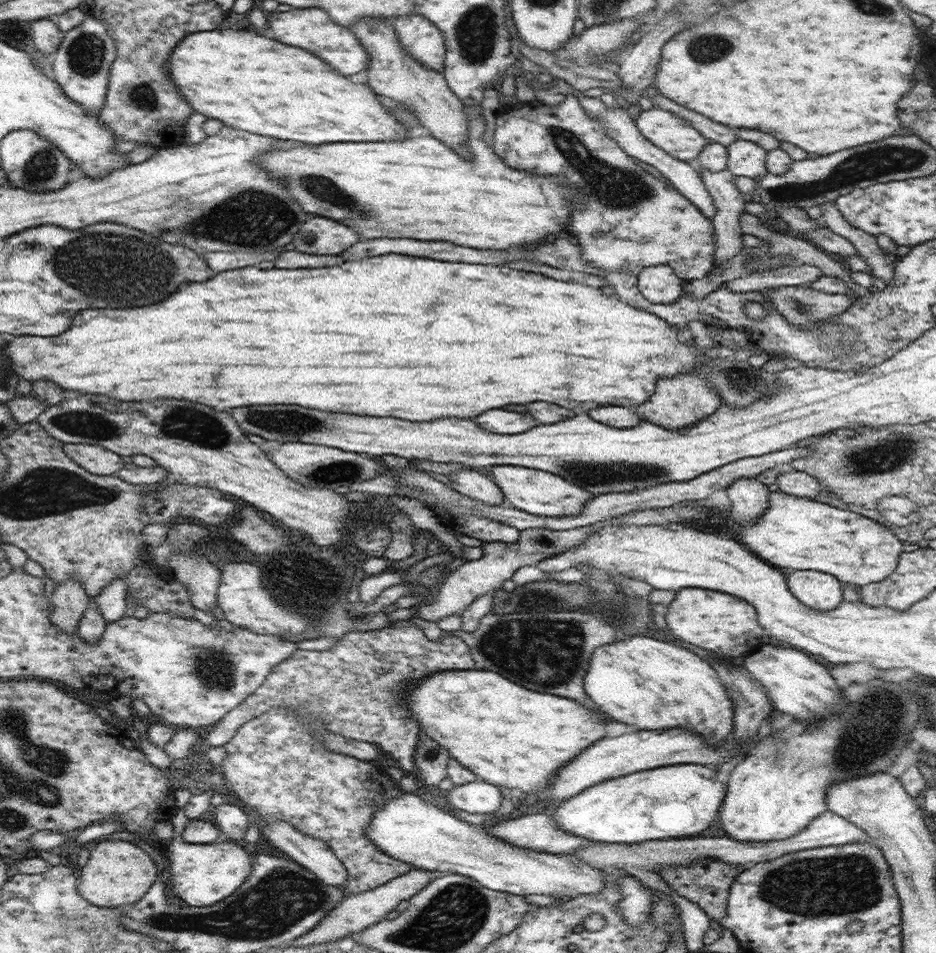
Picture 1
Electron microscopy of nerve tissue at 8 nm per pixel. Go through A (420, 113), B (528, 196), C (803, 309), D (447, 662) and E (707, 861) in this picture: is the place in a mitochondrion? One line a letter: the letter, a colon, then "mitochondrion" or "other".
A: other
B: other
C: mitochondrion
D: other
E: other

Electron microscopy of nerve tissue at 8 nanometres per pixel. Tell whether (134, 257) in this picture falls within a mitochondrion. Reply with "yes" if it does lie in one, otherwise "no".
yes

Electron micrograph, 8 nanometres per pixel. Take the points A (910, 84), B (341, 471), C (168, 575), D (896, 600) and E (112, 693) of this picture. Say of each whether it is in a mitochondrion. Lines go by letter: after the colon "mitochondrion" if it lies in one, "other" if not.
A: other
B: mitochondrion
C: other
D: other
E: other

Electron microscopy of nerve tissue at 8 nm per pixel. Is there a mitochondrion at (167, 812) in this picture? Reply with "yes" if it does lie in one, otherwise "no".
no

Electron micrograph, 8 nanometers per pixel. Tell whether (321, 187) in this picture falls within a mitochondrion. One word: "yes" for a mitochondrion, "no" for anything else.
yes

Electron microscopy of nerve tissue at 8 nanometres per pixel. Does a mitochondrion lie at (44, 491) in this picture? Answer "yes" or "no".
yes

